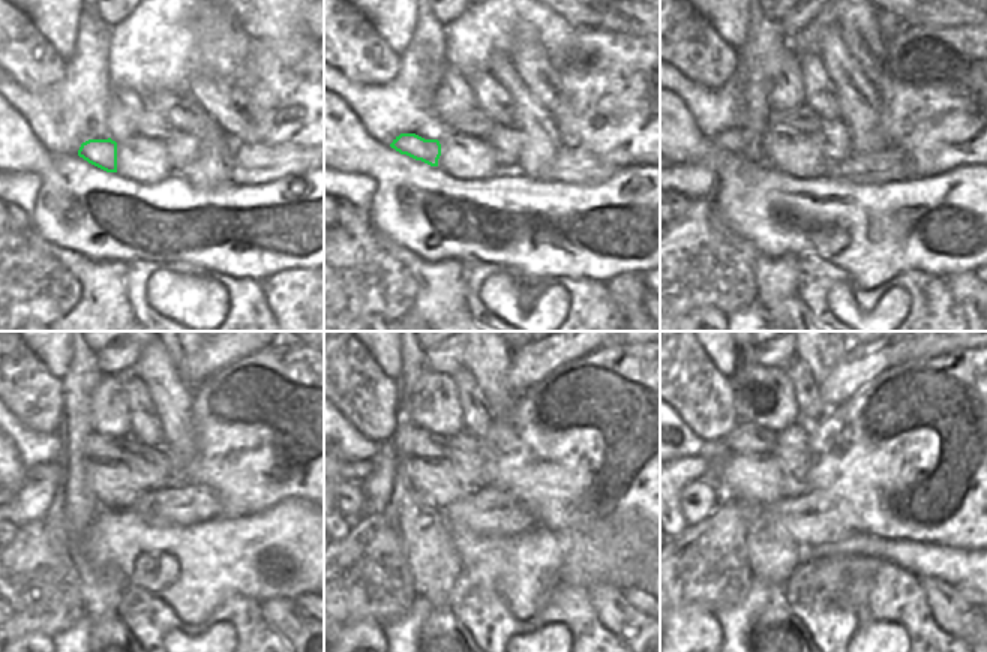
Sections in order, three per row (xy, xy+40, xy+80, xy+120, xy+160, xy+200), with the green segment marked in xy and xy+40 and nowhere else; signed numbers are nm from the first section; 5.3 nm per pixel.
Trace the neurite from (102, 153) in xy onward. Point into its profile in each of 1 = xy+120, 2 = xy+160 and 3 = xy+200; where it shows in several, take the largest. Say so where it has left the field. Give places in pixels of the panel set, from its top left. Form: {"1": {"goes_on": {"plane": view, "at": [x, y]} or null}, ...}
{"1": {"goes_on": {"plane": "xy+120", "at": [53, 472]}}, "2": {"goes_on": {"plane": "xy+160", "at": [354, 469]}}, "3": {"goes_on": {"plane": "xy+200", "at": [690, 469]}}}

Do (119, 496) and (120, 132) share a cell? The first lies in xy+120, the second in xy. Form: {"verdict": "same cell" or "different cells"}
{"verdict": "different cells"}

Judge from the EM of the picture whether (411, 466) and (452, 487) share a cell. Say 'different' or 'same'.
same

